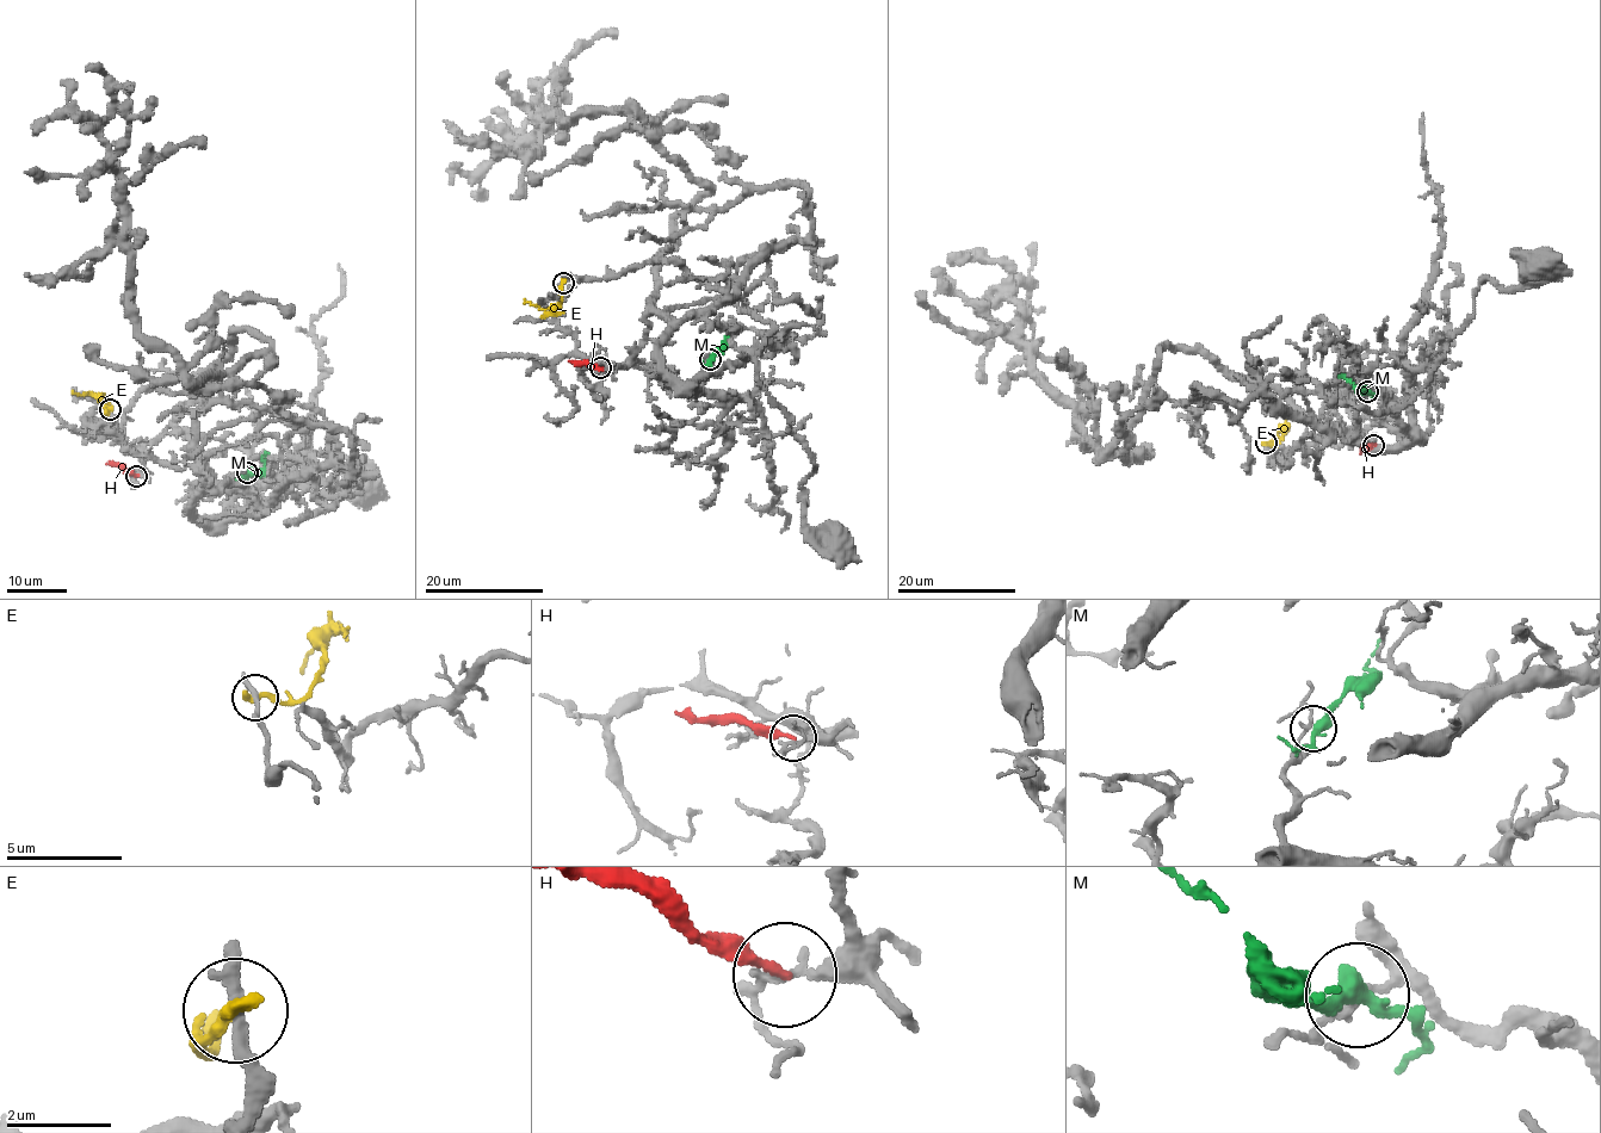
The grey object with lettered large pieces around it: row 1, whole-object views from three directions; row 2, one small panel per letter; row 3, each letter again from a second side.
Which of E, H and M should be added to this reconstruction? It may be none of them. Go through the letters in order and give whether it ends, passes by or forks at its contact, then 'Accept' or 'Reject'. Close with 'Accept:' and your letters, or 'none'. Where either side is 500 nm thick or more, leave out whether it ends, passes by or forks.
E: It ends there. Reject
H: It ends there. Reject
M: It passes by. Reject
Accept: none

